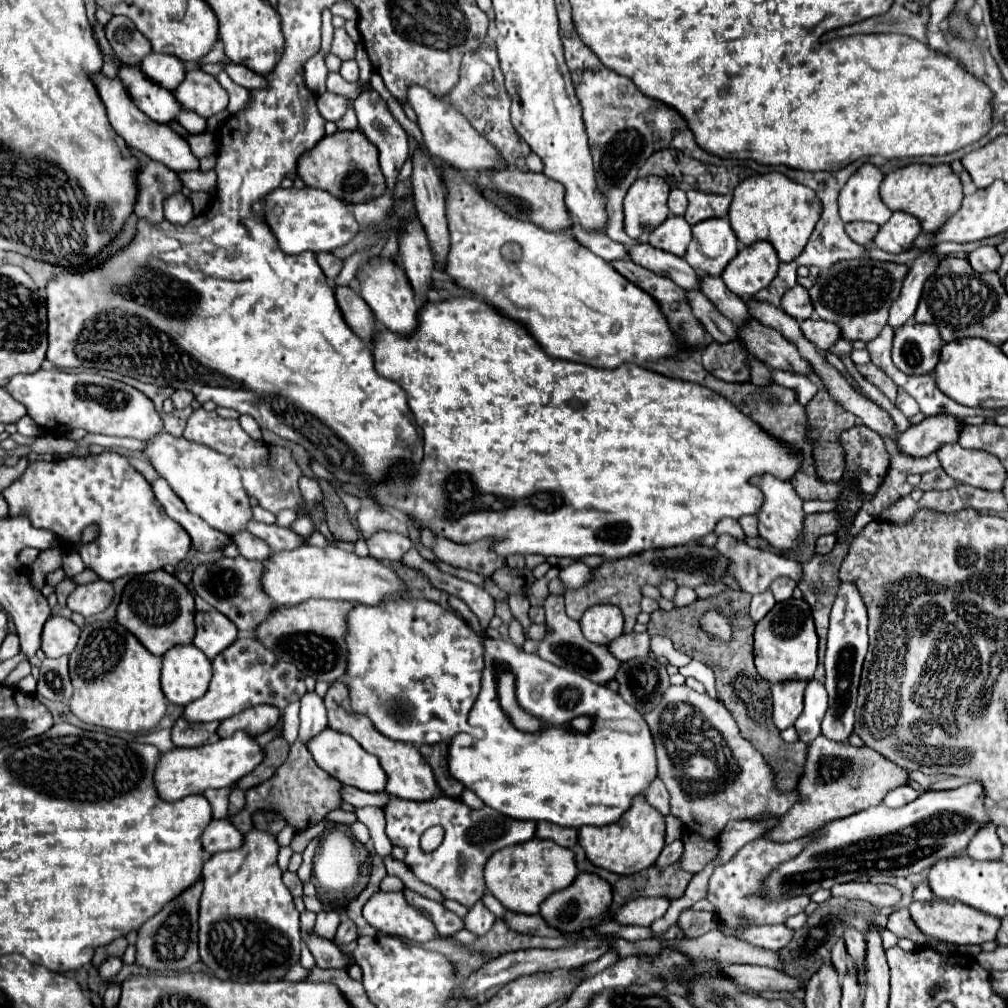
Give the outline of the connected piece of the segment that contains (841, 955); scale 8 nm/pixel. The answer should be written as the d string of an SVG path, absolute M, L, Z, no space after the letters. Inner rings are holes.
M839 939L833 947L833 963L835 963L835 971L839 971L839 975L847 975L849 971L849 957L845 951L845 943Z

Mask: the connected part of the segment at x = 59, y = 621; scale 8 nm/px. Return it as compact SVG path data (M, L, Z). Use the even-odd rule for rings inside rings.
M49 617L43 627L41 635L41 649L47 657L61 657L69 655L77 641L79 641L81 629L67 617Z

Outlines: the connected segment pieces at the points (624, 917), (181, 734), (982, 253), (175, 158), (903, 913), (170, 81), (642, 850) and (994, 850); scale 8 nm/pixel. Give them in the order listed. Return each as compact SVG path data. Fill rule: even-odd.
M633 899L613 911L613 917L621 925L651 925L655 919L663 917L669 909L669 899Z
M183 719L175 721L175 727L171 729L171 739L177 747L201 747L205 743L215 743L219 721L211 723L189 723Z
M981 245L969 255L969 263L975 271L985 273L985 271L997 271L1001 265L1001 255L993 245Z
M99 73L99 75L95 75L95 85L99 87L99 95L101 95L103 103L105 103L111 127L115 129L115 133L119 137L125 139L125 143L129 147L139 149L141 153L149 155L153 161L161 161L163 165L167 165L169 169L173 169L177 173L181 173L181 171L197 171L199 169L199 159L191 153L189 143L181 135L177 135L169 125L155 123L143 111L139 111L135 107L135 103L131 101L131 97L127 95L127 91L125 91L125 87L123 87L123 83L119 79L107 79L103 73Z
M907 909L895 911L895 913L889 917L889 921L887 921L887 929L889 929L891 933L895 933L897 937L907 937L907 939L911 939L917 947L921 947L921 945L927 941L927 937L915 927L915 923L913 923L913 919L909 917L909 911L907 911Z
M151 51L143 61L141 61L141 71L161 87L175 91L181 79L185 77L185 67L183 61L179 61L173 55L163 55Z
M643 795L633 799L633 805L629 811L623 813L623 817L605 827L581 827L579 829L579 845L585 849L587 859L605 871L617 873L617 875L635 875L651 865L655 865L663 843L665 841L665 819L659 811L655 811Z
M995 825L983 827L967 847L967 855L977 861L1001 861L1003 859L1003 845L995 833Z

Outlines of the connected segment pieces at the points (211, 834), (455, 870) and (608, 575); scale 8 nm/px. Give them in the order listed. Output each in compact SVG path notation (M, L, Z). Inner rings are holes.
M211 821L207 829L203 831L203 849L209 855L239 849L243 845L243 833L237 827L231 827L231 823L225 821Z
M445 795L431 801L391 799L385 807L385 819L387 837L393 845L407 849L405 865L415 873L415 877L425 885L441 891L445 899L453 899L465 907L473 907L473 903L485 895L481 867L485 867L487 859L507 845L517 845L533 839L537 827L533 821L505 817L487 805L481 809L471 809L461 799L451 799ZM433 825L441 825L445 829L445 837L435 851L425 853L419 845L419 839Z
M689 543L683 547L669 547L669 549L651 549L643 551L639 555L631 555L625 559L615 559L615 561L603 561L599 567L593 567L591 581L579 589L569 589L565 593L565 605L567 605L567 615L571 619L579 619L583 611L595 603L613 603L621 607L623 617L625 617L625 629L623 635L633 633L637 615L641 613L641 587L653 585L659 587L665 579L673 579L679 587L699 587L707 585L711 581L719 581L729 575L729 559L719 555L715 547L699 545L699 543Z

